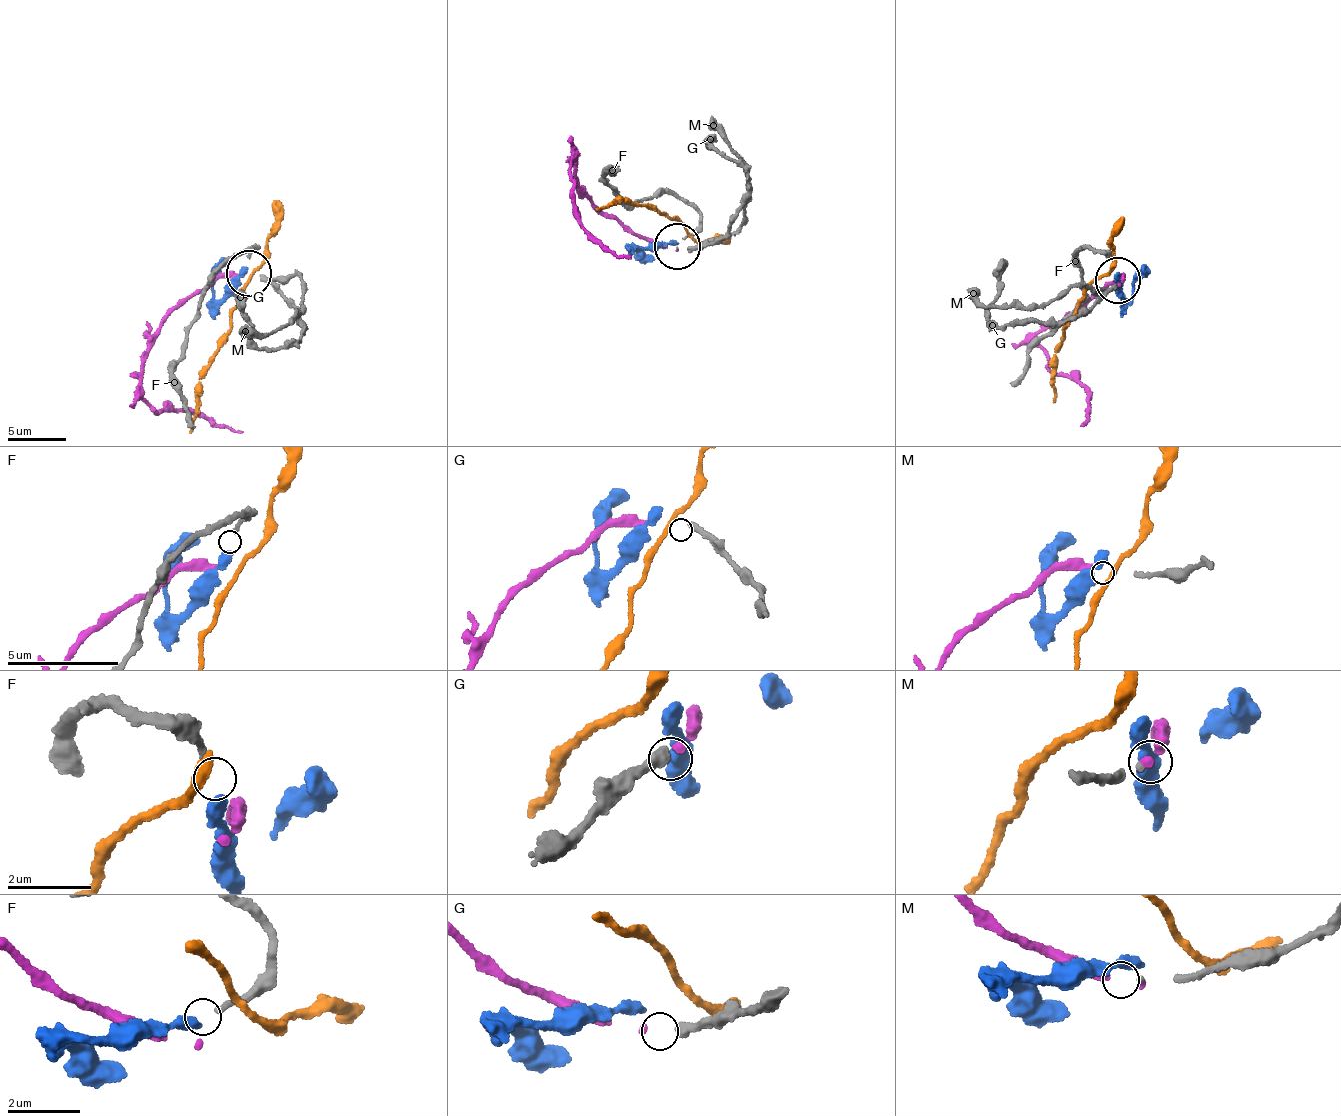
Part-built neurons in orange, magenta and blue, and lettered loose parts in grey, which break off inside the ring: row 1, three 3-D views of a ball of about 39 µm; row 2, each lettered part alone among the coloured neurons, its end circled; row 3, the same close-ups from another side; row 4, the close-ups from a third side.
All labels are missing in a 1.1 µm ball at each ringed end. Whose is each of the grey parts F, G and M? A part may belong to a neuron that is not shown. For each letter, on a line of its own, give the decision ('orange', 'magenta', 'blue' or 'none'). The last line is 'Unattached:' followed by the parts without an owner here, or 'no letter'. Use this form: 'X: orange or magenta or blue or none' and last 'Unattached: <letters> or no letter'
F: blue
G: magenta
M: none
Unattached: M

